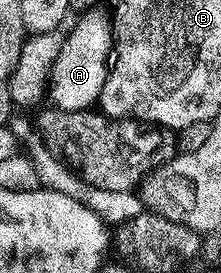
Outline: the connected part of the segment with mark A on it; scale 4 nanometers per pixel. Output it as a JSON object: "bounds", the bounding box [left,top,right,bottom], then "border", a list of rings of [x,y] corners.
{"bounds":[46,18,114,113],"border":[[[84,18],[68,35],[63,35],[59,43],[56,59],[46,81],[46,97],[53,102],[57,111],[68,113],[75,110],[87,110],[92,101],[99,99],[104,90],[104,81],[108,78],[109,67],[106,63],[114,46],[114,38],[100,22]]]}

